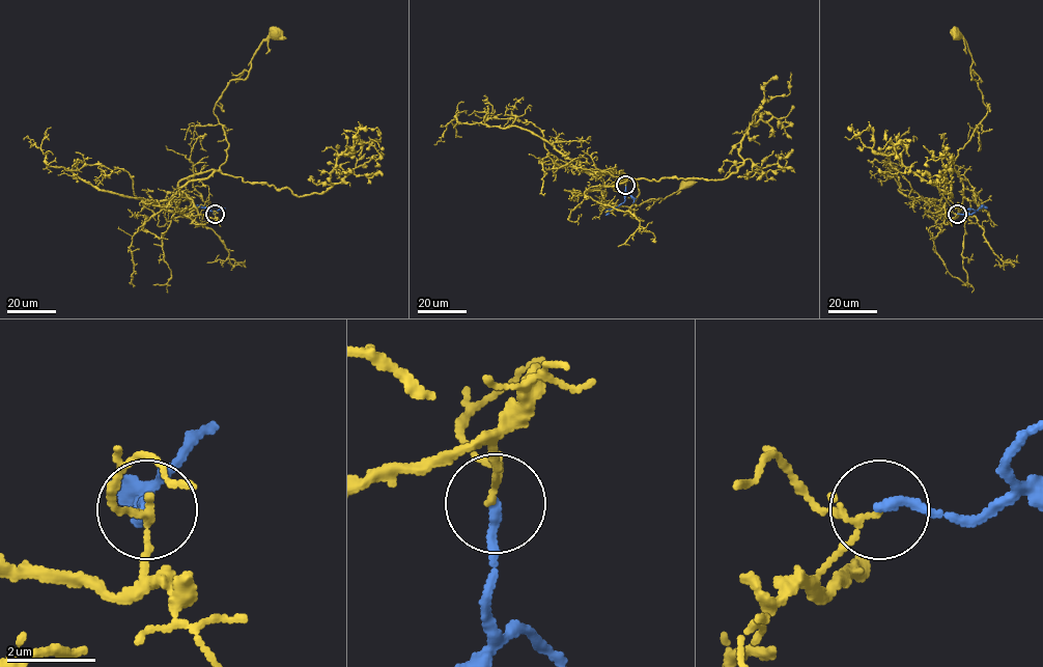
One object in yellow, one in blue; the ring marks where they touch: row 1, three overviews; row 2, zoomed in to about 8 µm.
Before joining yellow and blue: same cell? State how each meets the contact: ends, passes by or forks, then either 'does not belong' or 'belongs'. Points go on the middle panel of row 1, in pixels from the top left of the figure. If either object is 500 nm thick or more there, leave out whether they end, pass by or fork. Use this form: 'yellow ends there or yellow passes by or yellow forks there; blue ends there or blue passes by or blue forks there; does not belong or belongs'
yellow forks there; blue ends there; does not belong

